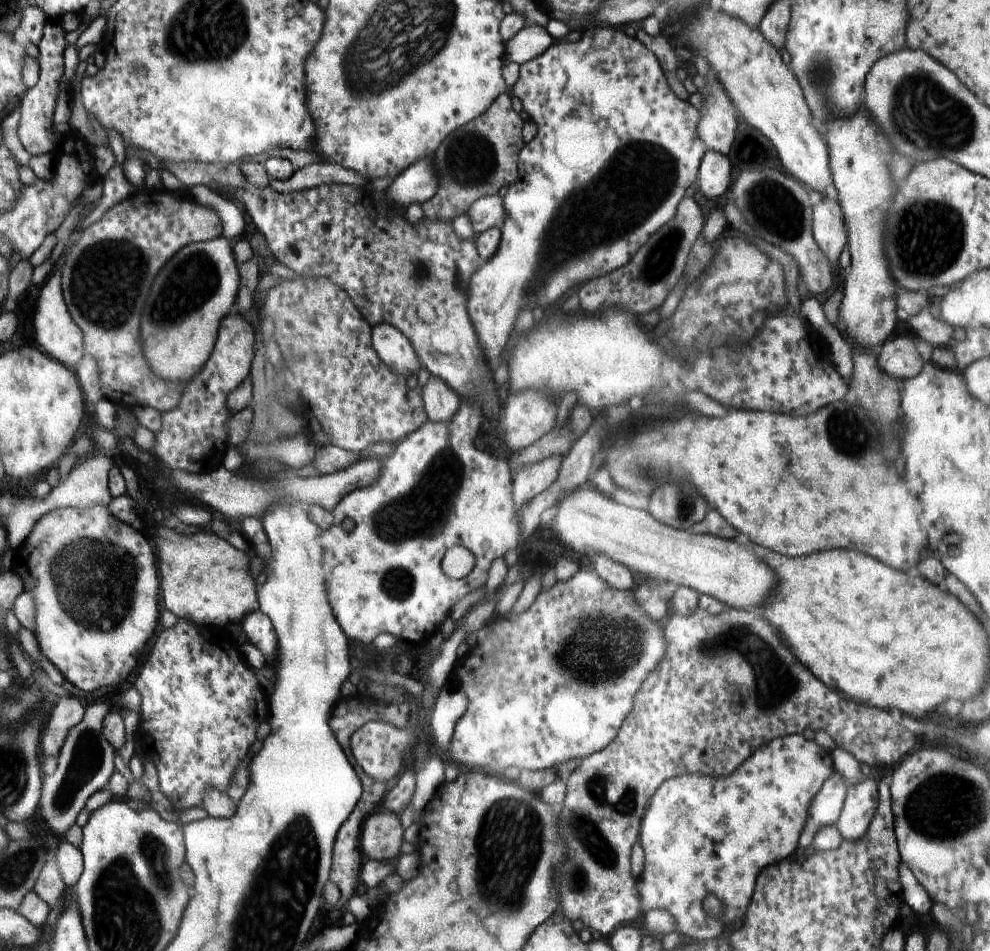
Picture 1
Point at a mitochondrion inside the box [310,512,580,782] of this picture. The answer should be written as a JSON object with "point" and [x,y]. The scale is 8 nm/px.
{"point":[398,584]}

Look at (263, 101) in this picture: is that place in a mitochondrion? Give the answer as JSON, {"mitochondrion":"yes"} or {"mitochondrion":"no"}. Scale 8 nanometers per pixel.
{"mitochondrion":"no"}

